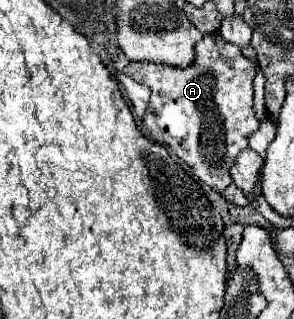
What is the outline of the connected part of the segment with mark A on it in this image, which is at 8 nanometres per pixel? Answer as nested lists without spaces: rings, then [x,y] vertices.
[[[213,33],[195,45],[195,61],[187,69],[131,61],[123,73],[151,89],[151,101],[143,119],[145,135],[169,147],[215,191],[231,185],[229,169],[261,123],[253,109],[255,65],[239,47],[221,39],[219,33]]]

